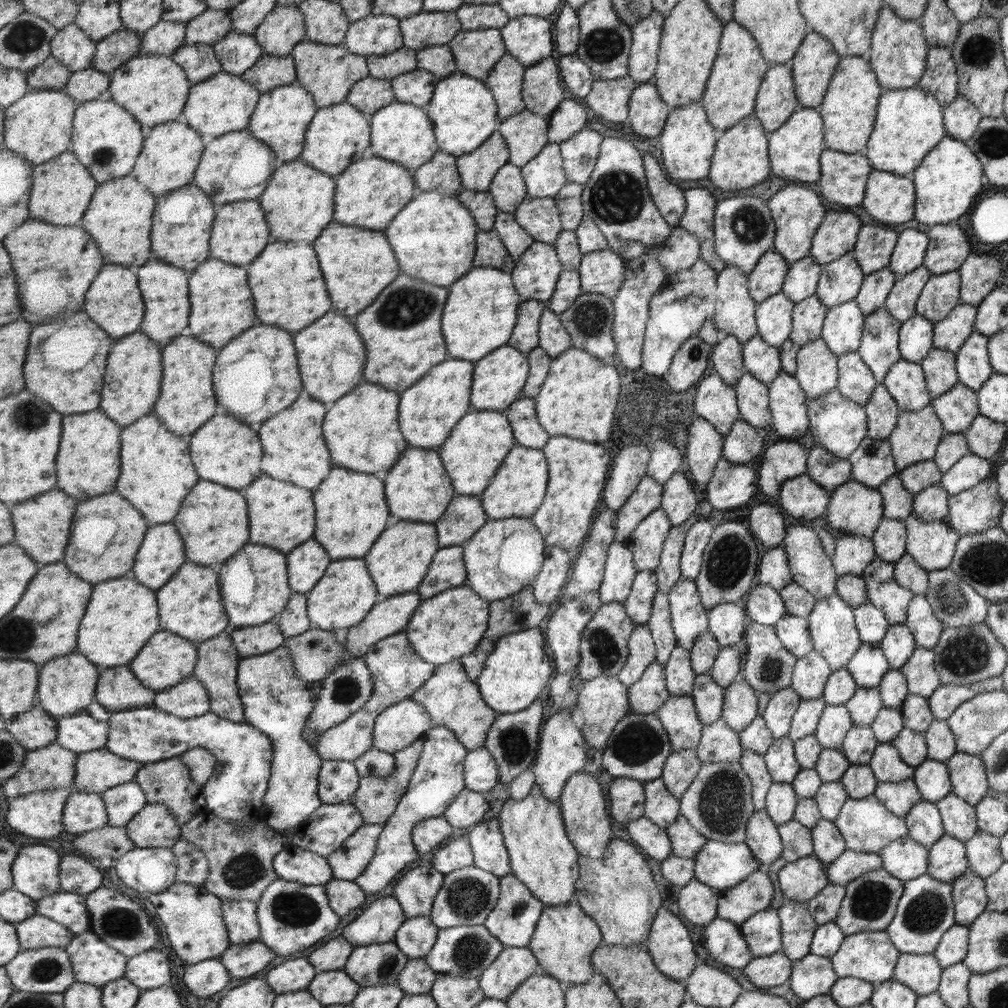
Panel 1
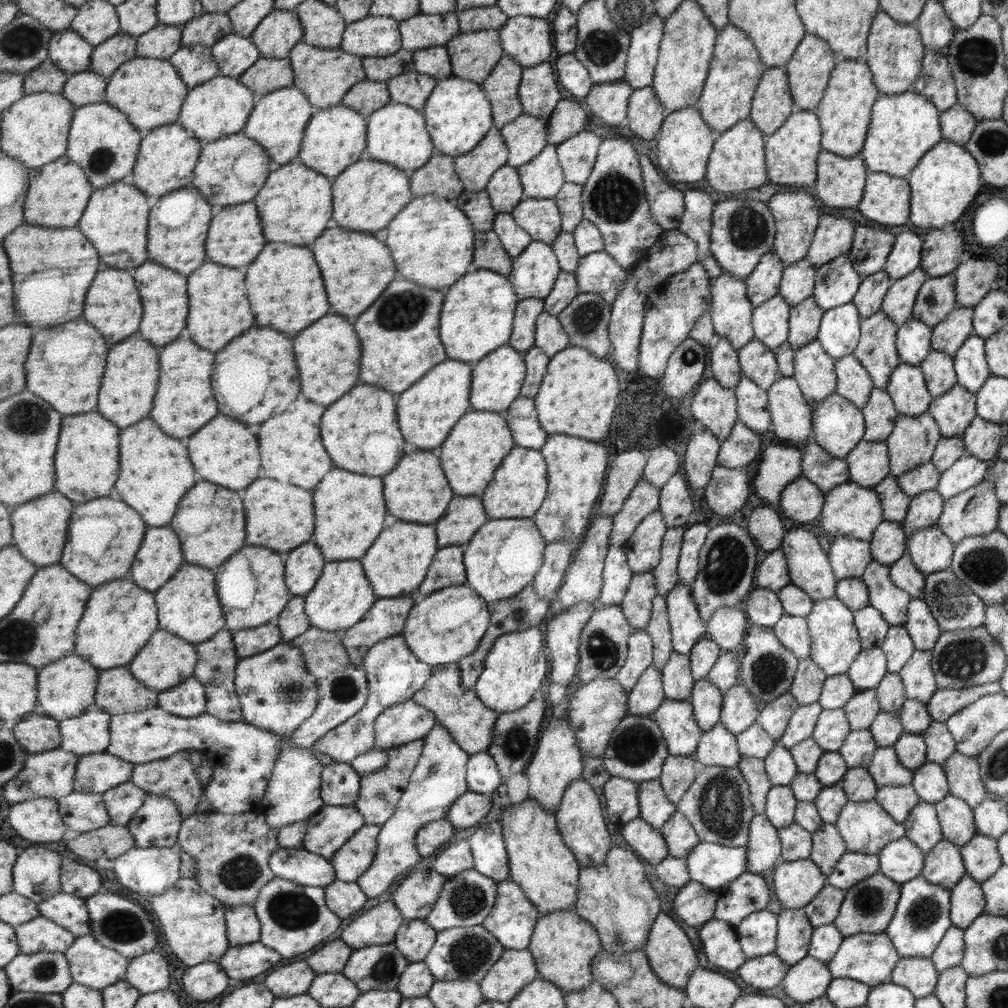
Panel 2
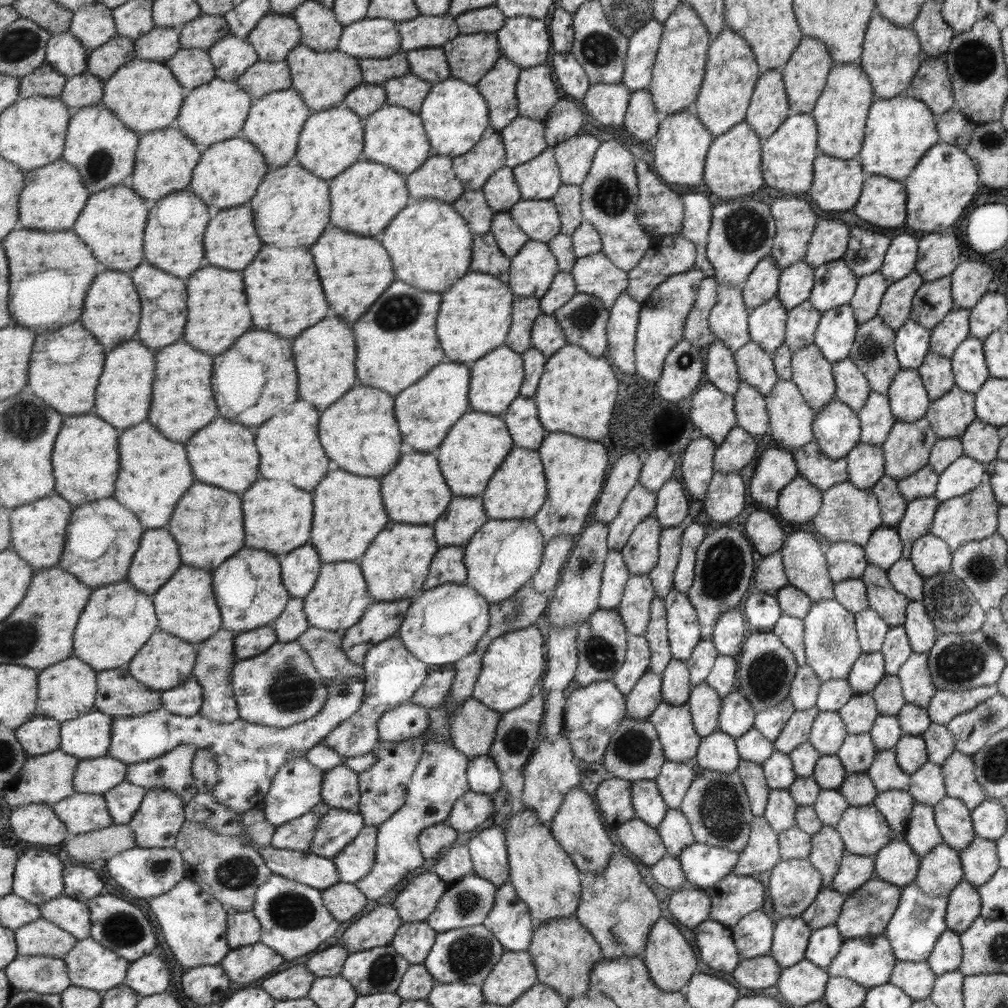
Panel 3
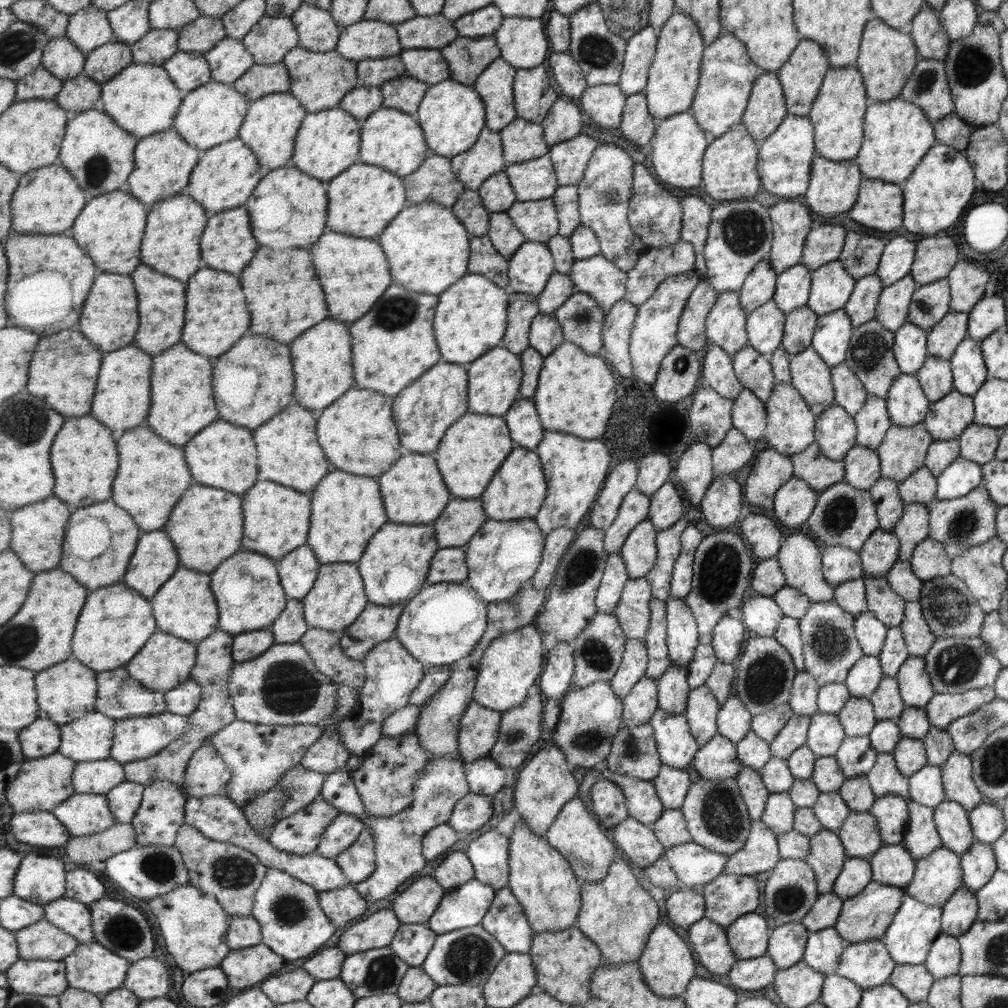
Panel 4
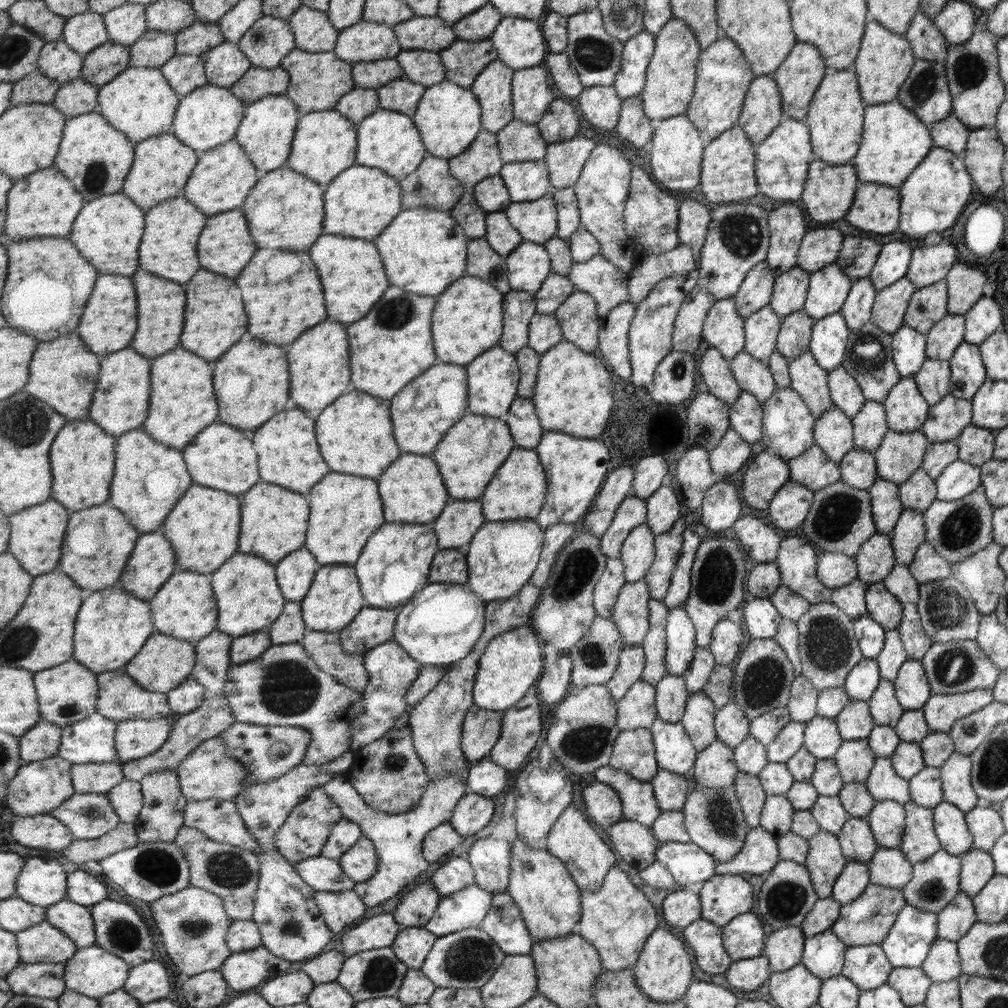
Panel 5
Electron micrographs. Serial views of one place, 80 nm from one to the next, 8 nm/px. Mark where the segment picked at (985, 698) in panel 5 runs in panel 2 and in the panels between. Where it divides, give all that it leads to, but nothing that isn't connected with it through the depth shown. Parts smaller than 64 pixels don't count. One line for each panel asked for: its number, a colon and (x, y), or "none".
2: (944, 702)
3: (943, 705)
4: (942, 708)

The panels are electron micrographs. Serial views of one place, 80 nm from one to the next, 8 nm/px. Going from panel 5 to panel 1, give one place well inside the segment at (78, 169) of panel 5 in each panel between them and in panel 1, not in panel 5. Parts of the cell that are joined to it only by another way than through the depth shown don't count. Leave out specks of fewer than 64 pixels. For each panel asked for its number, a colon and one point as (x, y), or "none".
1: (107, 138)
2: (104, 141)
3: (99, 144)
4: (101, 155)

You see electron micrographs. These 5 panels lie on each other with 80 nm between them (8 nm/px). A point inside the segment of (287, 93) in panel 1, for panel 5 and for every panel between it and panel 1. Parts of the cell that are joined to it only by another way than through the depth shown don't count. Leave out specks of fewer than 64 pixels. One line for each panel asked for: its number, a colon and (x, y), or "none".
2: (278, 122)
3: (275, 123)
4: (273, 122)
5: (268, 129)

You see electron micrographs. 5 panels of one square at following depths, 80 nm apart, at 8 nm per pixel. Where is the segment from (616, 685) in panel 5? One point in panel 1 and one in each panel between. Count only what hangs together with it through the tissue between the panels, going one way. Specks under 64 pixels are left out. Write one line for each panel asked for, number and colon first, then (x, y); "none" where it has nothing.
1: (643, 651)
2: (641, 648)
3: (639, 656)
4: (633, 669)

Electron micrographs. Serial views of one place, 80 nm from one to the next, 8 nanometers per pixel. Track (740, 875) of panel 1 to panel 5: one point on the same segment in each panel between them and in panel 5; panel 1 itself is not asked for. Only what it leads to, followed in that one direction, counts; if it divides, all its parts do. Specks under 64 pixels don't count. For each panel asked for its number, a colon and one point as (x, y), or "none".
2: (714, 865)
3: (705, 865)
4: (695, 864)
5: (688, 862)

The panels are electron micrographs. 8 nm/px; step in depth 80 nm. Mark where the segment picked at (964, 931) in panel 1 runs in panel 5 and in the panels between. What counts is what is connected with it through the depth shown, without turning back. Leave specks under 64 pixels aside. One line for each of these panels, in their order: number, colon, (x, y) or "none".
2: (949, 952)
3: (945, 957)
4: (943, 958)
5: (941, 964)

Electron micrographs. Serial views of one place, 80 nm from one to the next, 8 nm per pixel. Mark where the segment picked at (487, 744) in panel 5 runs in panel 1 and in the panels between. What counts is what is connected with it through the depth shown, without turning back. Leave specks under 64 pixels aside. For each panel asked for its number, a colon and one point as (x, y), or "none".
1: (453, 700)
2: (471, 722)
3: (474, 726)
4: (480, 726)

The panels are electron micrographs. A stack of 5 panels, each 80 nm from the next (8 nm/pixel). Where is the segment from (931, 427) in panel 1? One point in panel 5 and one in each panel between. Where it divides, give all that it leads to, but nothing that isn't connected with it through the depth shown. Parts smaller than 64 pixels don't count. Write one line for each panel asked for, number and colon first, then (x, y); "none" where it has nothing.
2: (911, 443)
3: (906, 449)
4: (903, 449)
5: (898, 455)

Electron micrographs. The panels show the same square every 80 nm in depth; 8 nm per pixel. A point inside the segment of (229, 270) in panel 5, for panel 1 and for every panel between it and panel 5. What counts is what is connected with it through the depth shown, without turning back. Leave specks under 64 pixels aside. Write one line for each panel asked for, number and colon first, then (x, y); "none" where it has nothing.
1: (241, 231)
2: (236, 238)
3: (231, 241)
4: (229, 243)

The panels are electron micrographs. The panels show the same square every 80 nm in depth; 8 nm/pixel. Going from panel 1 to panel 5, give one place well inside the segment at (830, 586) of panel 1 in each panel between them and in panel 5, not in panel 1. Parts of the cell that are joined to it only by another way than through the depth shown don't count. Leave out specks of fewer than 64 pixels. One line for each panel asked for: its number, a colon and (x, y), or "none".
2: (808, 568)
3: (804, 564)
4: (799, 558)
5: (796, 559)

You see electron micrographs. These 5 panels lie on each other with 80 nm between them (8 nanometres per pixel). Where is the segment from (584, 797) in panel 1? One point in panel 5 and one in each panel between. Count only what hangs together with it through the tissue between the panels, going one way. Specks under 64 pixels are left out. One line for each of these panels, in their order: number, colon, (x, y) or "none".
2: (580, 815)
3: (578, 827)
4: (575, 833)
5: (572, 839)

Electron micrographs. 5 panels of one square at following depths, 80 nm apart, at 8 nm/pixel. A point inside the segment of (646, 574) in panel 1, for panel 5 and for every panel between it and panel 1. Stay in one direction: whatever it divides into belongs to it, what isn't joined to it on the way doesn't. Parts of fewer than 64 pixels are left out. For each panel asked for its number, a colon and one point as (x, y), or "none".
2: (638, 603)
3: (636, 607)
4: (634, 611)
5: (631, 613)

